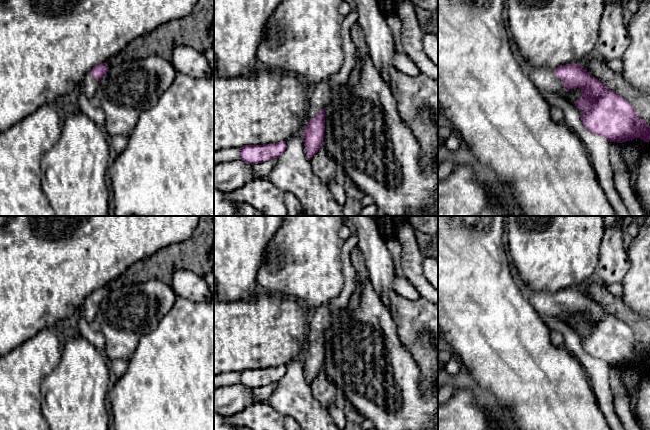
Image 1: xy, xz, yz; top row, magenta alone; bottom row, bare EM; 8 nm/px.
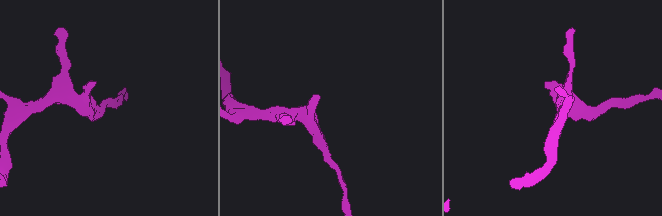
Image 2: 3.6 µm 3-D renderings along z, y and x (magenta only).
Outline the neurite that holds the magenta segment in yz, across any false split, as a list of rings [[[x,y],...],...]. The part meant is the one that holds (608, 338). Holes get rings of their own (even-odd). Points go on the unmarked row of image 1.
[[[525,286],[524,296],[531,306],[542,316],[559,318],[562,313],[581,313],[582,320],[576,325],[579,333],[586,333],[580,337],[584,351],[590,356],[604,360],[608,365],[623,367],[640,362],[644,366],[650,365],[650,350],[635,338],[634,331],[623,321],[606,311],[602,306],[582,293],[580,287],[570,287],[556,293],[536,291]]]

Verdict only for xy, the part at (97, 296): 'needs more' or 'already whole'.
needs more

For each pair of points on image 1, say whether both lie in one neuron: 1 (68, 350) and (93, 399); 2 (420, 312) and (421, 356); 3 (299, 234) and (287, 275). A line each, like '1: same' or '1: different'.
1: same
2: same
3: same

